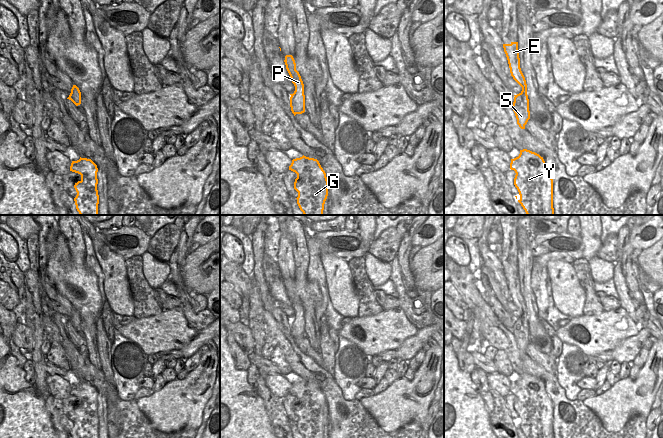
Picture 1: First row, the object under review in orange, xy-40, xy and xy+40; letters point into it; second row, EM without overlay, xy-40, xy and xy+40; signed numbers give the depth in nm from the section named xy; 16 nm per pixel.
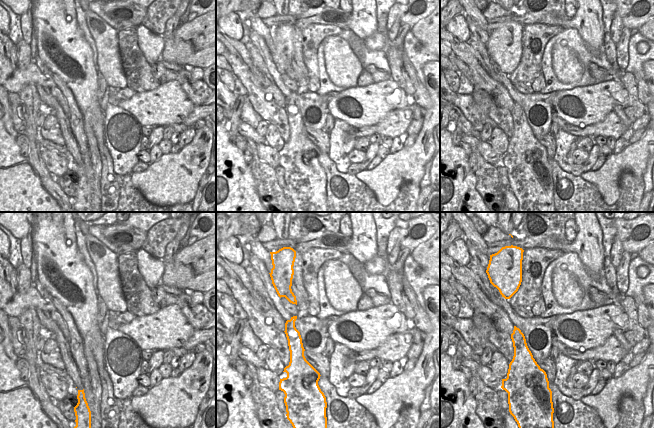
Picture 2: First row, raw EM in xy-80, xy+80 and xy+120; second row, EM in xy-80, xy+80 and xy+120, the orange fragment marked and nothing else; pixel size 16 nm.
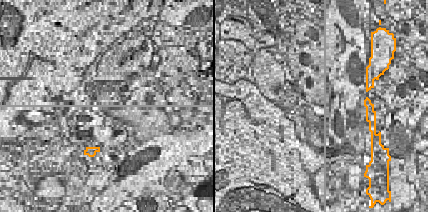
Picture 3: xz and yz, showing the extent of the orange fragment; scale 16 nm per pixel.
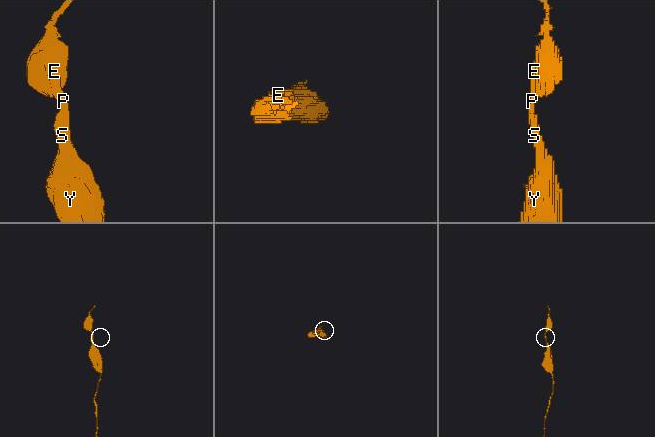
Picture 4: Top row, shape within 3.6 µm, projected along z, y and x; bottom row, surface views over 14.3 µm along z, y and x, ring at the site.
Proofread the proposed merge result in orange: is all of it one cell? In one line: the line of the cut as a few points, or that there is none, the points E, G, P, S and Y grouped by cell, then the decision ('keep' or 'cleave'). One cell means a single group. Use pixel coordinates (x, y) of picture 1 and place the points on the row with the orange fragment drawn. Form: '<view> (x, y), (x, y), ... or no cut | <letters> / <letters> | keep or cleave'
xy (290, 102), (304, 111) | E P / G S Y | cleave

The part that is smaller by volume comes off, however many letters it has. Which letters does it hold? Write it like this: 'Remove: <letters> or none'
Remove: E, P

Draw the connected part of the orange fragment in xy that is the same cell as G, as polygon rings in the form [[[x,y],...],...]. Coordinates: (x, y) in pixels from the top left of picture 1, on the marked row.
[[[302,156],[292,160],[289,170],[297,174],[294,189],[298,192],[297,204],[304,215],[323,215],[324,204],[328,196],[328,180],[319,161]]]

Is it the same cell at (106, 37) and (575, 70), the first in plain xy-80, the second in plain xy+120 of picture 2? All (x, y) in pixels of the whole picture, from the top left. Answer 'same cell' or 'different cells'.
same cell

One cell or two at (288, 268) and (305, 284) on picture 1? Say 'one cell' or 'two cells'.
two cells

